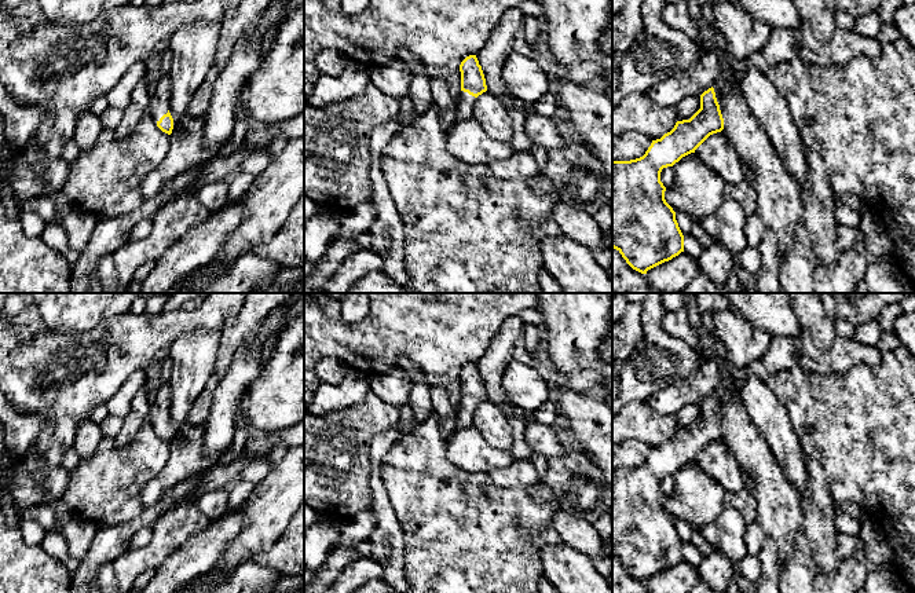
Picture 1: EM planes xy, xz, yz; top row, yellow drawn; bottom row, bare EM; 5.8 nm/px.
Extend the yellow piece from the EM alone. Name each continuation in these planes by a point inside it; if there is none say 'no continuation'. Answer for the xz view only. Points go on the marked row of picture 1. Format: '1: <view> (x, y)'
1: xz (465, 106)

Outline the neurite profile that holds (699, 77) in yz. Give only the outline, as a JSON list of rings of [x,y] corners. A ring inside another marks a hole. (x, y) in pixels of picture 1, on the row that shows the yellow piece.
[[[704,52],[689,69],[651,85],[645,94],[663,107],[676,107],[682,99],[702,95],[711,88],[720,74],[721,54]]]

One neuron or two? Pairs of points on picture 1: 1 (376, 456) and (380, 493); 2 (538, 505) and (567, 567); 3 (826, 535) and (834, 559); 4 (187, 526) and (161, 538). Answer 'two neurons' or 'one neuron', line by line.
1: one neuron
2: two neurons
3: one neuron
4: one neuron

